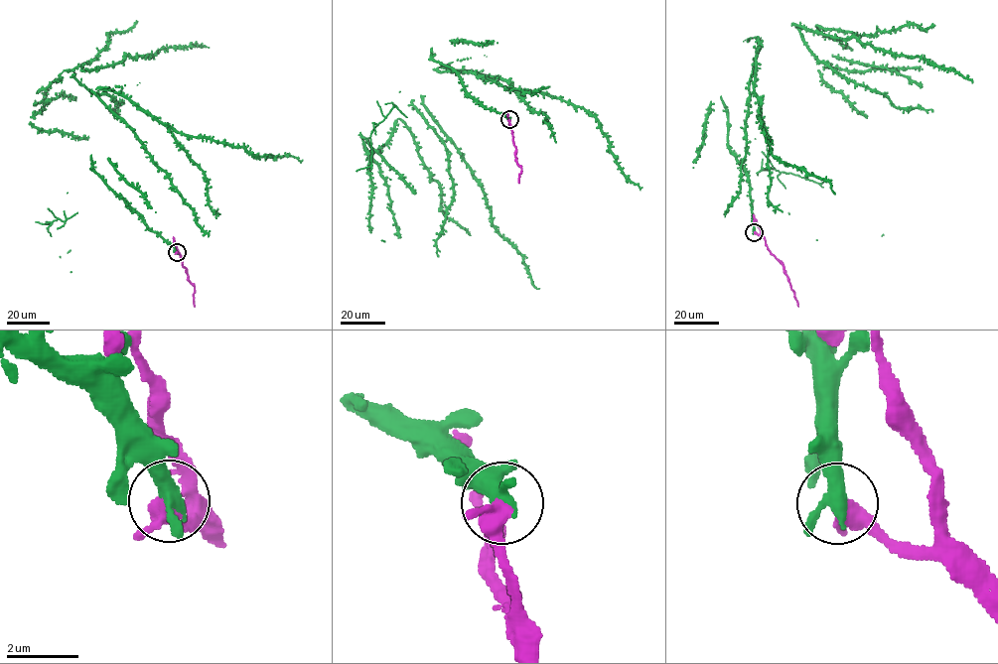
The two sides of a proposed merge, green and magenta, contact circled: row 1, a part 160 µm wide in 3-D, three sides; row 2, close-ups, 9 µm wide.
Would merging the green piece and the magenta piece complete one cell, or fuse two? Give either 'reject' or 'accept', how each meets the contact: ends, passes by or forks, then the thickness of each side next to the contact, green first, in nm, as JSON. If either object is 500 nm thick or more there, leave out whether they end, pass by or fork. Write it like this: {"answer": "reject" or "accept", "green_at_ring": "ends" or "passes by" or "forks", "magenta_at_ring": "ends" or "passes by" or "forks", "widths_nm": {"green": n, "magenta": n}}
{"answer": "reject", "green_at_ring": "passes by", "magenta_at_ring": "passes by", "widths_nm": {"green": 360, "magenta": 360}}

